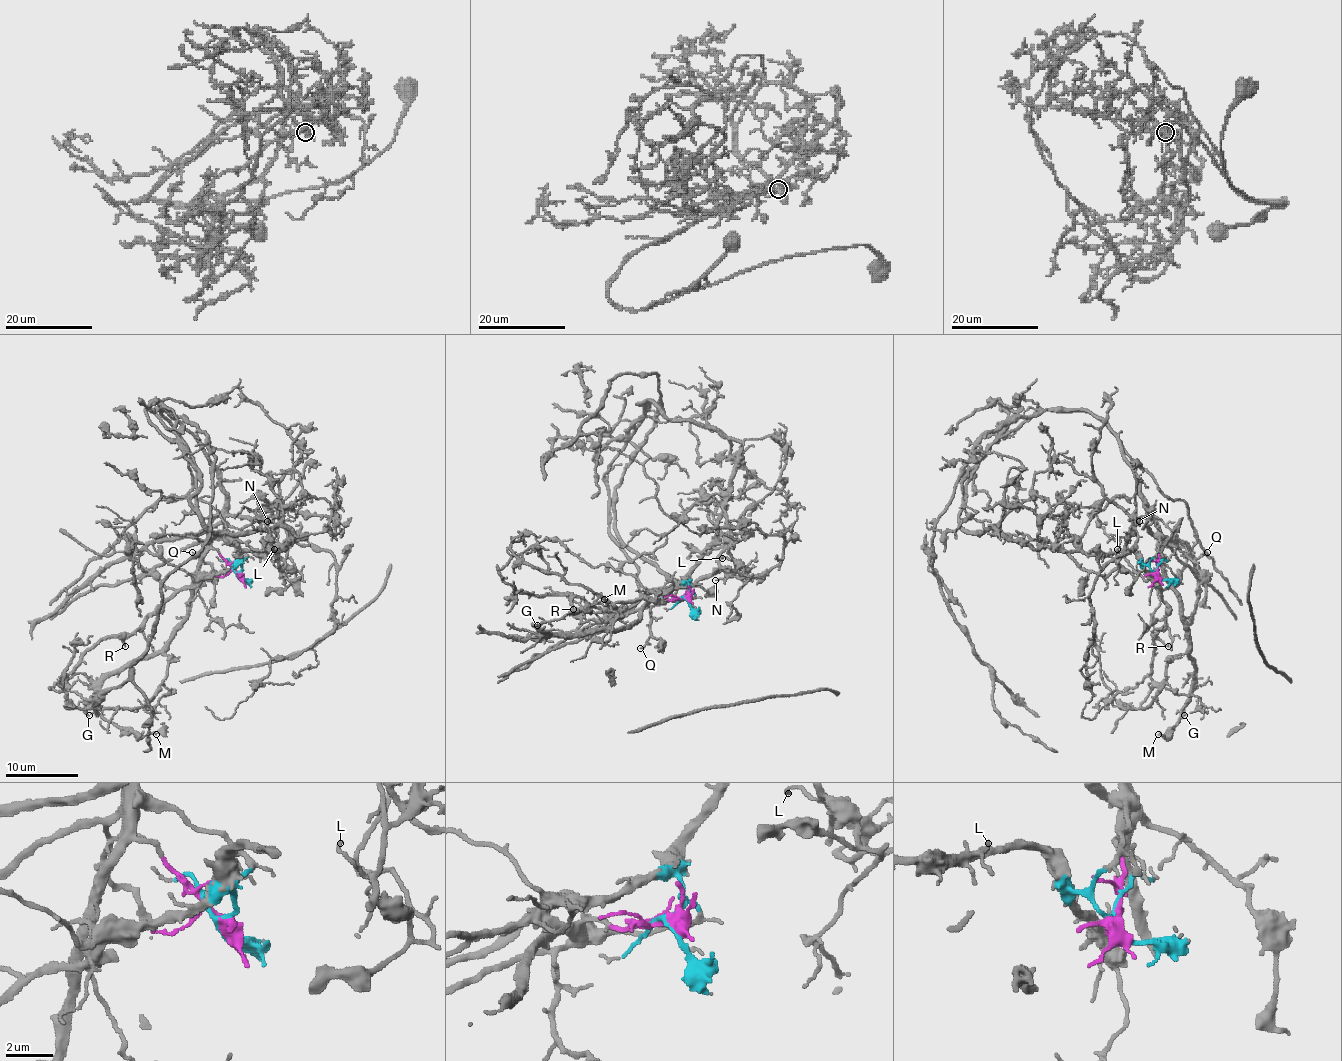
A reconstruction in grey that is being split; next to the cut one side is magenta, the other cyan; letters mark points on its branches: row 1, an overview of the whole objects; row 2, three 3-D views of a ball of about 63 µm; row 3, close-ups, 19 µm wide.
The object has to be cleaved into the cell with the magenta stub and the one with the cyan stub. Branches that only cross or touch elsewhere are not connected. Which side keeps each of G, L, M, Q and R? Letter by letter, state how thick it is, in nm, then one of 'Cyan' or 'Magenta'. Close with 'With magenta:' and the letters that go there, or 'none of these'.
G: Thickness 300 nm. Magenta
L: Thickness 120 nm. Cyan
M: Thickness 110 nm. Magenta
Q: Thickness 130 nm. Magenta
R: Thickness 160 nm. Cyan
With magenta: G, M, Q

